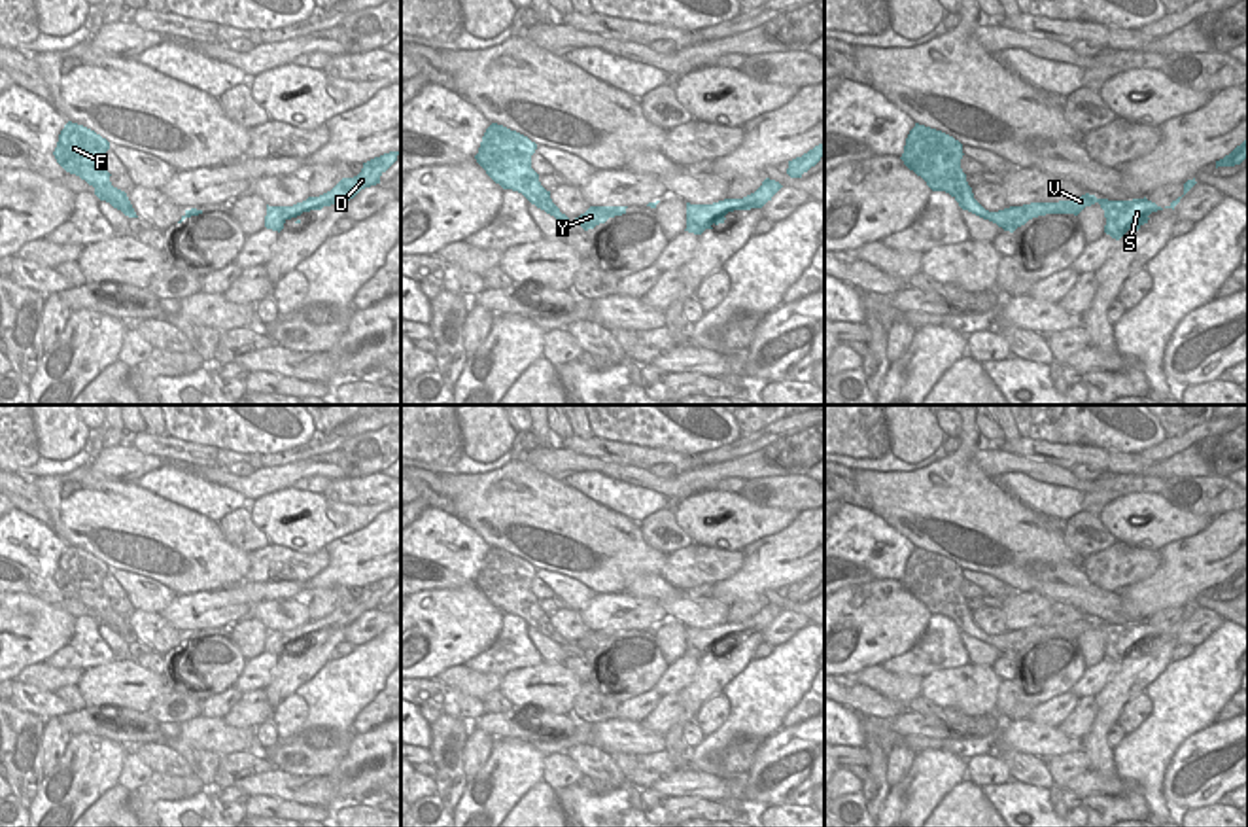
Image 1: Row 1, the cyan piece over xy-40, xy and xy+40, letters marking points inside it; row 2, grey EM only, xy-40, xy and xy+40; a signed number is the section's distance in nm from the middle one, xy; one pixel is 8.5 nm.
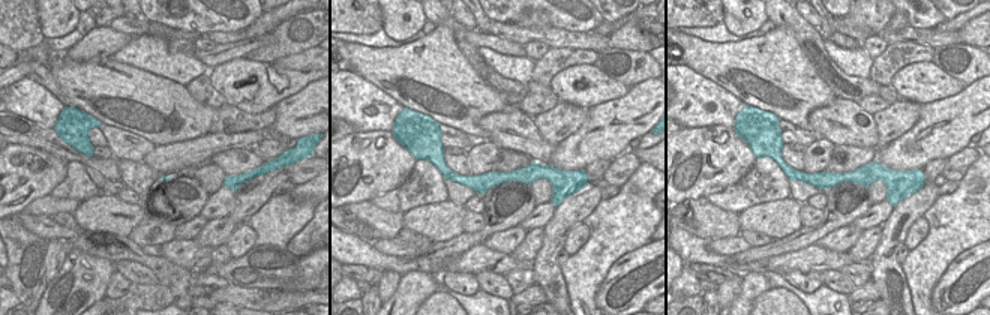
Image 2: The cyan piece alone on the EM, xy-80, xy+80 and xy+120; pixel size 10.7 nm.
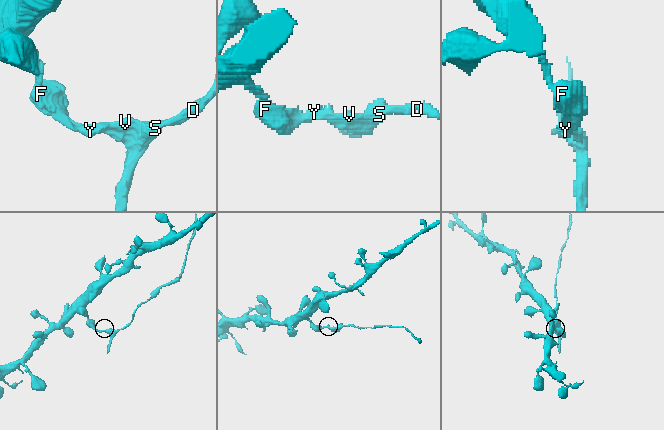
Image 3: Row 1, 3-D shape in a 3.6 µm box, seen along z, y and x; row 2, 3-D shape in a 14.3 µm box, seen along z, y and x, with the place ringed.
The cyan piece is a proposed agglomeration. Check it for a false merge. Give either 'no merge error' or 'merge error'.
merge error

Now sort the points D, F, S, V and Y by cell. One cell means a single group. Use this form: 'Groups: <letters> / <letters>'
Groups: D S V Y / F

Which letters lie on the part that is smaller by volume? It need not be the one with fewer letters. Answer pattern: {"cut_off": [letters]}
{"cut_off": ["D", "S", "V", "Y"]}

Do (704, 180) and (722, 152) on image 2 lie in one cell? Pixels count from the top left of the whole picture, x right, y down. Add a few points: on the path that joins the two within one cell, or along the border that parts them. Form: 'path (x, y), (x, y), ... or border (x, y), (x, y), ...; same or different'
path (714, 176), (725, 171), (723, 162); same

